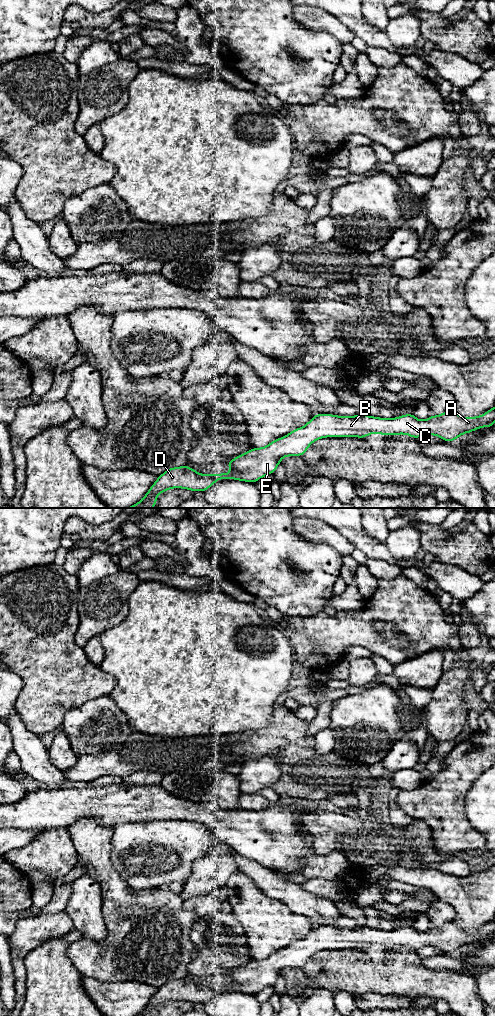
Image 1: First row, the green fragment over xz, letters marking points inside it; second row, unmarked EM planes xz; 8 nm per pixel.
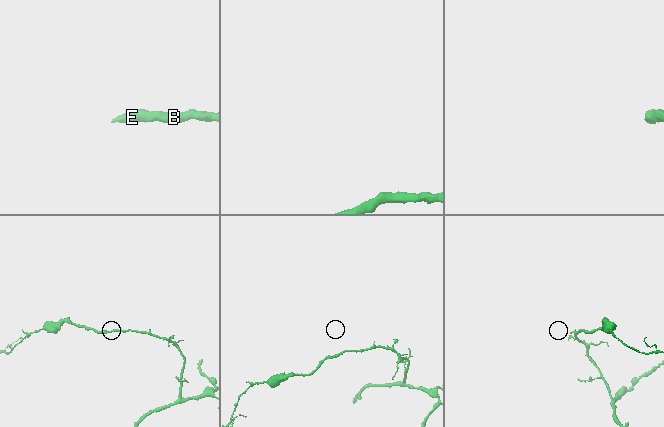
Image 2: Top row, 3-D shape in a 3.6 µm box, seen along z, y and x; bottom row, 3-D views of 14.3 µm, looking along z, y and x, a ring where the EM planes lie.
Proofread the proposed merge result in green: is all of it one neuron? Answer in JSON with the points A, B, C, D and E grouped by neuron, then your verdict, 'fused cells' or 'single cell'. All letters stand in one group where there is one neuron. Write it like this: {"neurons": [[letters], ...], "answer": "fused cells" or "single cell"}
{"neurons": [["A", "B", "C", "D", "E"]], "answer": "single cell"}

